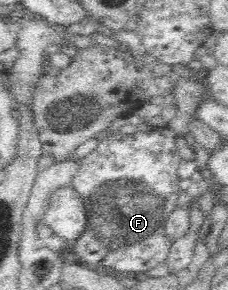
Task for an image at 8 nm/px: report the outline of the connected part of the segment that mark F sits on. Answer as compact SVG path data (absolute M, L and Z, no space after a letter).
M156 128L150 133L136 132L134 134L128 135L123 134L120 131L116 131L115 134L104 138L102 141L99 141L97 148L81 159L80 167L76 172L76 175L73 177L72 185L73 188L79 193L83 204L85 205L85 214L86 214L86 227L82 232L80 237L77 237L72 243L68 245L68 249L74 252L78 263L83 264L84 266L89 266L90 268L104 270L105 272L112 271L113 273L146 273L152 271L154 267L164 265L168 254L170 253L170 248L173 246L173 239L170 239L165 232L166 219L173 210L178 207L178 195L180 195L181 189L178 186L180 181L178 175L178 168L180 163L182 163L182 158L178 151L176 150L176 139L177 135L169 128Z

